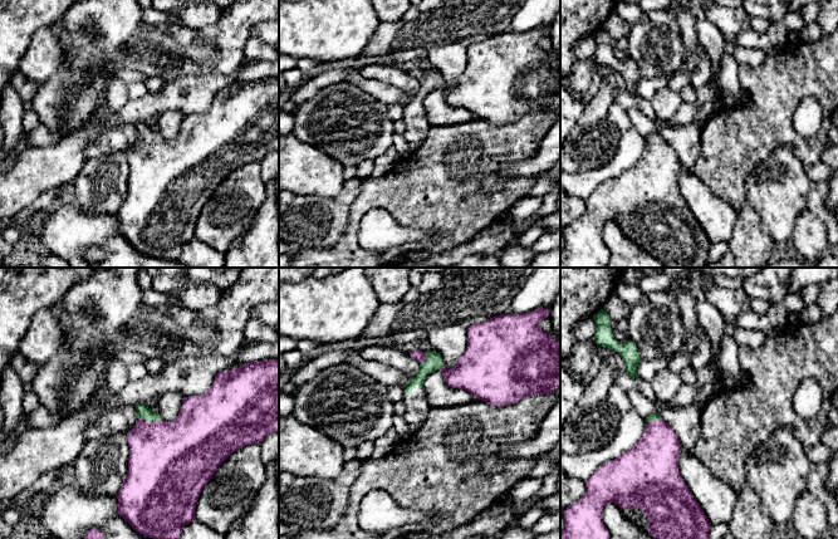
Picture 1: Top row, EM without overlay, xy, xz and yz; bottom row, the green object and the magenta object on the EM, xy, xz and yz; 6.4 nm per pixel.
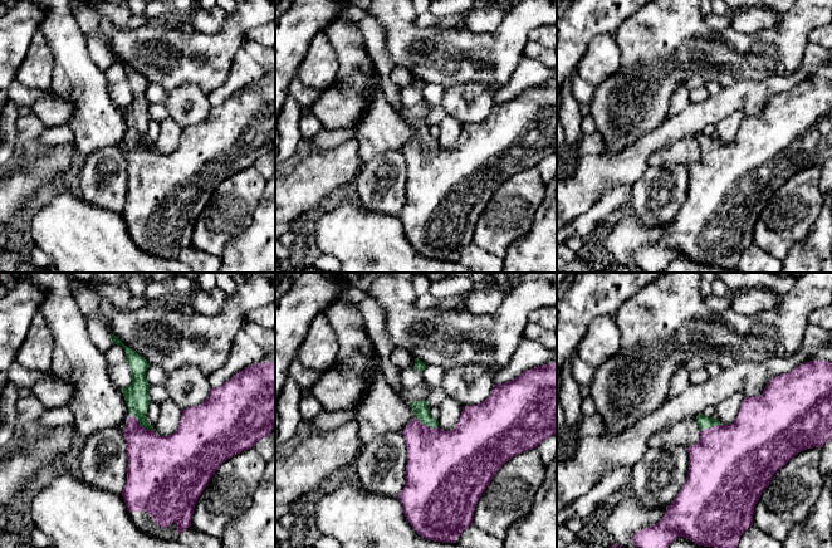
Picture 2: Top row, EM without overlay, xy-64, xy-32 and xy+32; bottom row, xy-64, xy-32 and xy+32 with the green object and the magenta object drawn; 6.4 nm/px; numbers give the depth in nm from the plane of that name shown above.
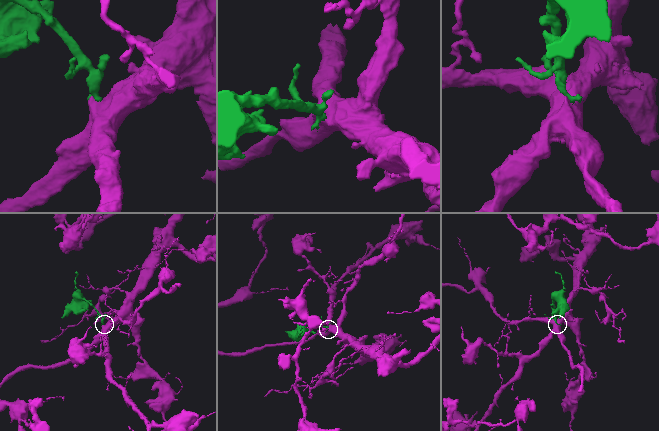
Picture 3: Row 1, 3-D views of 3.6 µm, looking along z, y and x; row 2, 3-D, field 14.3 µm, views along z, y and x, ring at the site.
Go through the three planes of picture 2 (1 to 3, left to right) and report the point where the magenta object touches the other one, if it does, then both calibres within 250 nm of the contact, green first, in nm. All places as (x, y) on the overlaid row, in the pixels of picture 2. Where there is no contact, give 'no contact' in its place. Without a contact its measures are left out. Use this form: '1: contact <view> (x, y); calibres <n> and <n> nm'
1: contact xy-64 (140, 424); calibres 160 and 320 nm
2: contact xy-32 (426, 425); calibres 100 and 400 nm
3: contact xy+32 (710, 426); calibres 80 and 460 nm

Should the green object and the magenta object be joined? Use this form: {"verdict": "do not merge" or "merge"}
{"verdict": "merge"}

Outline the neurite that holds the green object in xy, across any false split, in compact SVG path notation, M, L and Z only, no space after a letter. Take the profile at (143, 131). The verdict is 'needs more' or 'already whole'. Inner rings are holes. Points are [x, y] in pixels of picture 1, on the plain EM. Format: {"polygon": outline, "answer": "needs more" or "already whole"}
{"polygon": "M279 78L254 79L231 89L225 88L219 90L214 98L214 102L205 113L183 117L178 134L171 141L163 139L160 132L148 127L146 122L139 122L136 124L136 129L138 136L137 142L127 152L127 161L129 165L127 195L121 209L116 212L118 217L118 232L143 255L166 260L178 260L178 253L182 250L183 245L195 237L195 227L199 215L205 204L212 197L217 186L232 171L251 162L260 162L271 151L279 151Z", "answer": "needs more"}

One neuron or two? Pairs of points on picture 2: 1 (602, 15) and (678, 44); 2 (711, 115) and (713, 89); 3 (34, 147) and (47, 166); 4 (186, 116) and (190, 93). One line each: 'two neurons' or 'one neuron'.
1: two neurons
2: two neurons
3: two neurons
4: one neuron

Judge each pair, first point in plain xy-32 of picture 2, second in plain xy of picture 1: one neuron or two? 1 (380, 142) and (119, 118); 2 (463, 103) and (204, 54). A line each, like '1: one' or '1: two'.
1: two
2: two

